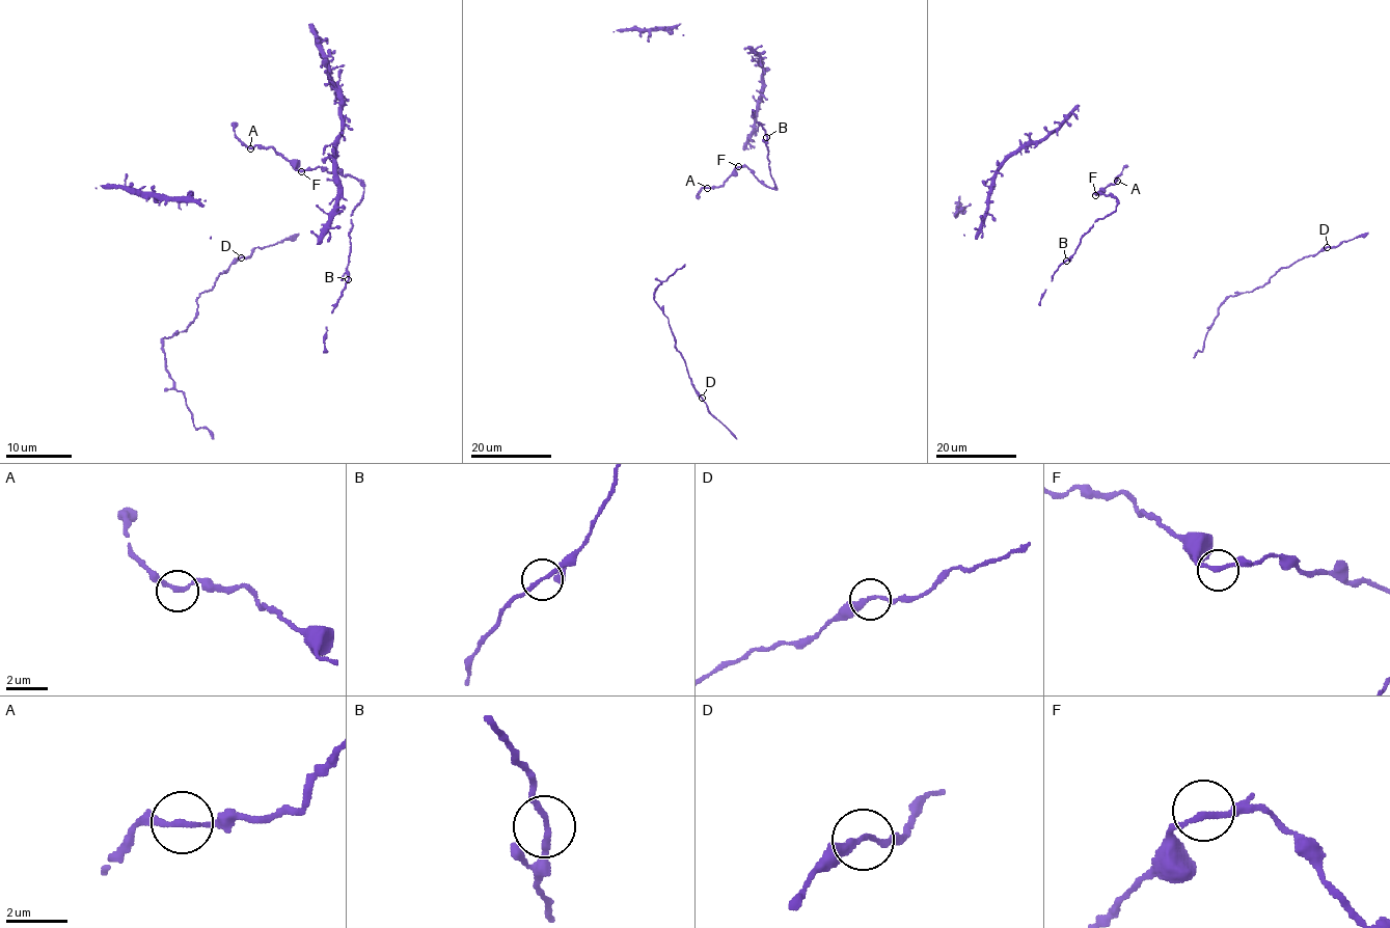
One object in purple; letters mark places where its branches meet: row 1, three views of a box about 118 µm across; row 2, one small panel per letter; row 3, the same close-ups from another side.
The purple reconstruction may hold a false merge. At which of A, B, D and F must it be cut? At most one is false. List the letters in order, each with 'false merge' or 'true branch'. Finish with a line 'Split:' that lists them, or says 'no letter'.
A: true branch
B: true branch
D: true branch
F: true branch
Split: no letter

